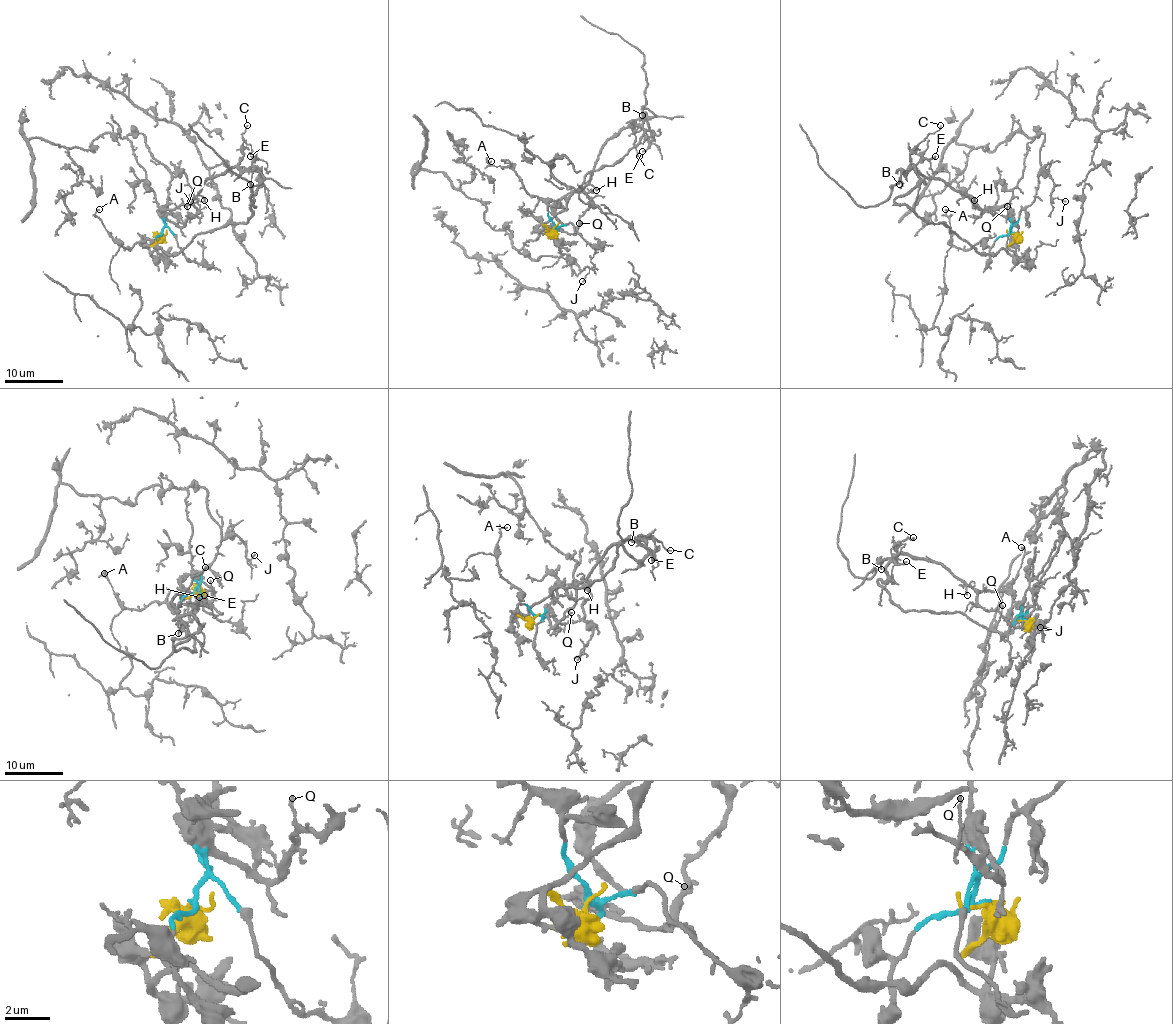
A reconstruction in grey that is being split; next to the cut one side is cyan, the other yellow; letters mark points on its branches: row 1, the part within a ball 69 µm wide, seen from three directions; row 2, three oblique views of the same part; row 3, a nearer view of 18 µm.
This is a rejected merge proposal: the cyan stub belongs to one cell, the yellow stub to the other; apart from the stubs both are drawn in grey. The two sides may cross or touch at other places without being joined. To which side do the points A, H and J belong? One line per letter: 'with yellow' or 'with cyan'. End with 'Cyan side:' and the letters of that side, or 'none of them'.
A: with cyan
H: with yellow
J: with cyan
Cyan side: A, J

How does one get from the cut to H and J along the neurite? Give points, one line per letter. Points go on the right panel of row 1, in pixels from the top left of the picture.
H: (1011, 233), (1011, 255), (979, 253), (942, 223), (928, 223), (894, 201), (916, 185), (913, 167), (974, 201)
J: (1011, 233), (1018, 214), (1033, 201), (1040, 175), (1050, 176), (1053, 183), (1050, 195), (1065, 201)

